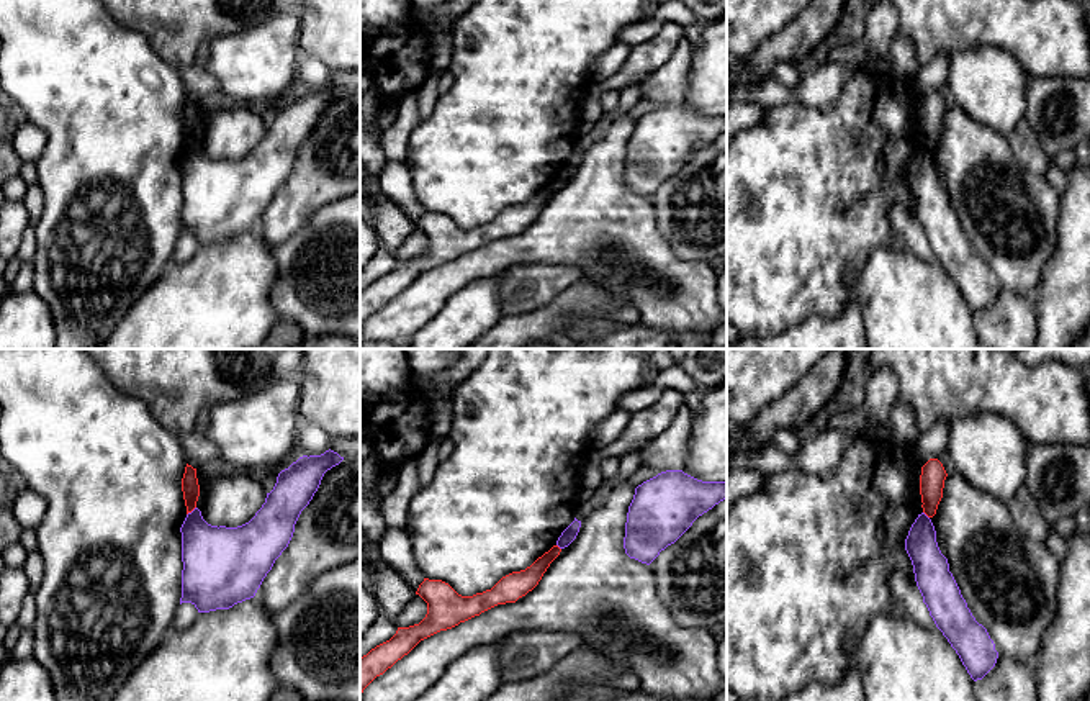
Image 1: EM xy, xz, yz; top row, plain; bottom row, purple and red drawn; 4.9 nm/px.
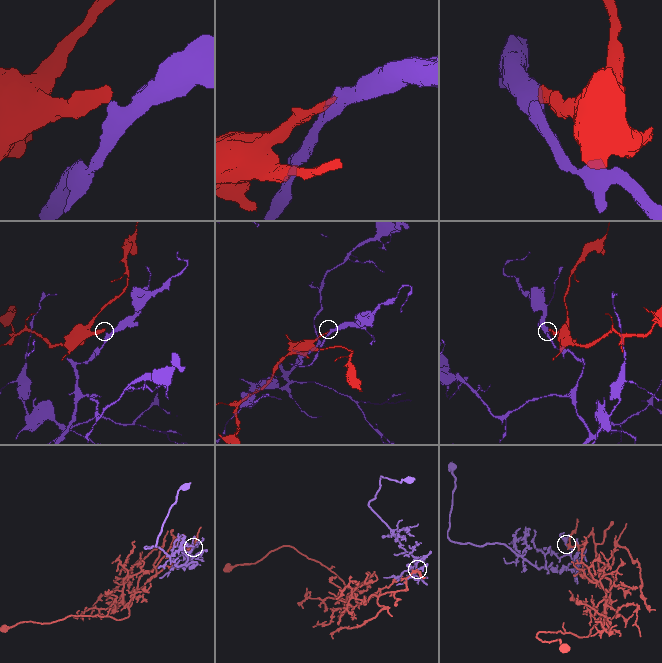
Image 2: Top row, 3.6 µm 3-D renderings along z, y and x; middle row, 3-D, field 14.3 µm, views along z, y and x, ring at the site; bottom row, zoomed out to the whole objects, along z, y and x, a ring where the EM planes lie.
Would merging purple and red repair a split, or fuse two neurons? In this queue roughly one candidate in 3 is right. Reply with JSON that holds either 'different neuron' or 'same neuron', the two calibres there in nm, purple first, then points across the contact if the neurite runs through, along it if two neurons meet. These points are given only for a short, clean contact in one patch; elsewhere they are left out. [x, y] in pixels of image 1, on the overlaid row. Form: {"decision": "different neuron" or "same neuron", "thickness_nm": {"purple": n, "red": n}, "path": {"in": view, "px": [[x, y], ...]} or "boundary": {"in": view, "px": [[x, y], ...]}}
{"decision": "different neuron", "thickness_nm": {"purple": 300, "red": 90}, "boundary": {"in": "xy", "px": [[195, 506], [187, 515]]}}

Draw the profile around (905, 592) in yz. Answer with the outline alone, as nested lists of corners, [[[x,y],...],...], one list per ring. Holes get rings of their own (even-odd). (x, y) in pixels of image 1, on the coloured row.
[[[892,572],[889,575],[889,586],[892,596],[903,606],[908,617],[928,629],[938,629],[926,604],[923,603],[918,586],[912,583],[902,572]]]

